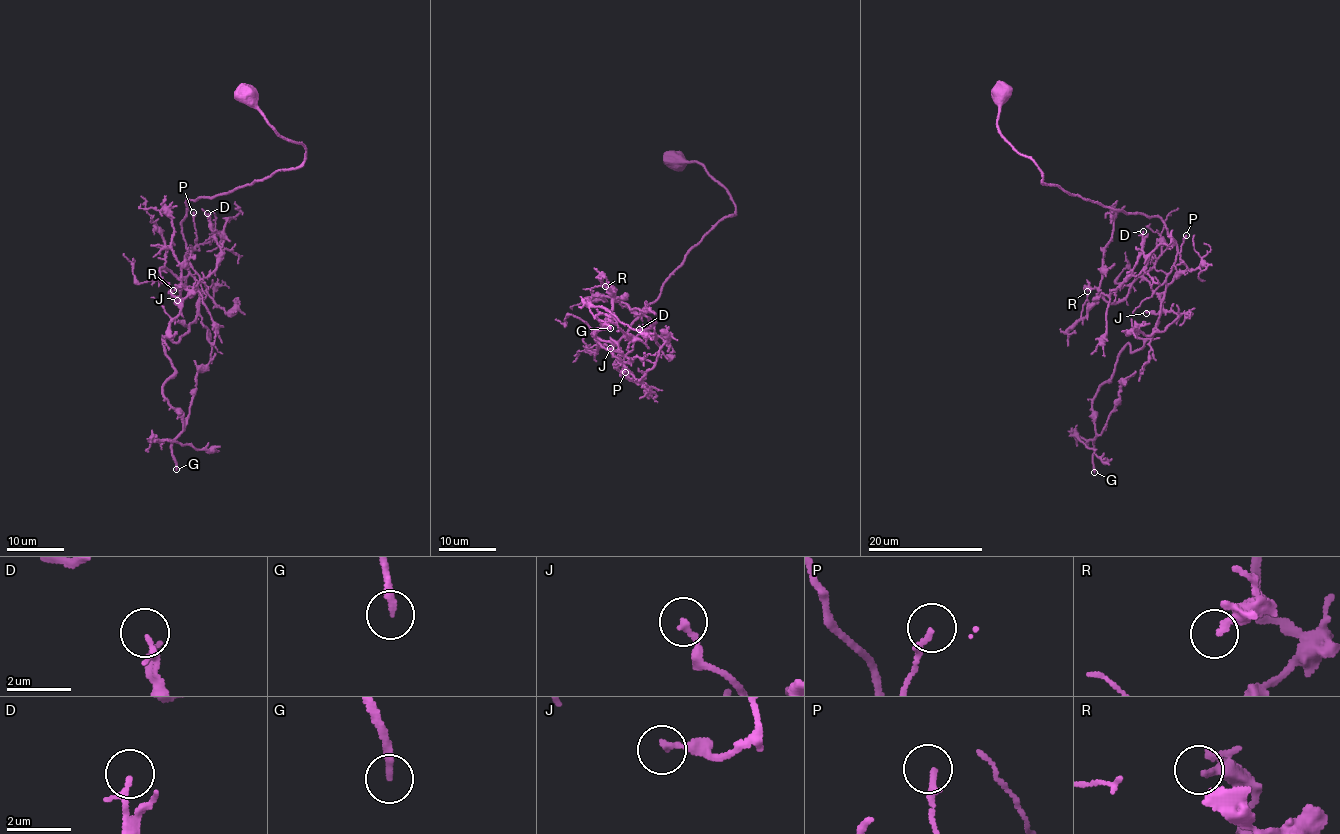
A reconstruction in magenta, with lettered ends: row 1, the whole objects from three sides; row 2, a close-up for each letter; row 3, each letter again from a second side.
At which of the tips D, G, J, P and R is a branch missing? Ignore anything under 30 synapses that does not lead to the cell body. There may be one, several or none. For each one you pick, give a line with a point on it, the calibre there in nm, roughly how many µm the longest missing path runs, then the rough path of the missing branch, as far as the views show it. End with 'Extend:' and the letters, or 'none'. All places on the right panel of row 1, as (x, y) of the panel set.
G: at (1094, 472); 200 nm thick; about 50 µm are missing
Extend: G

